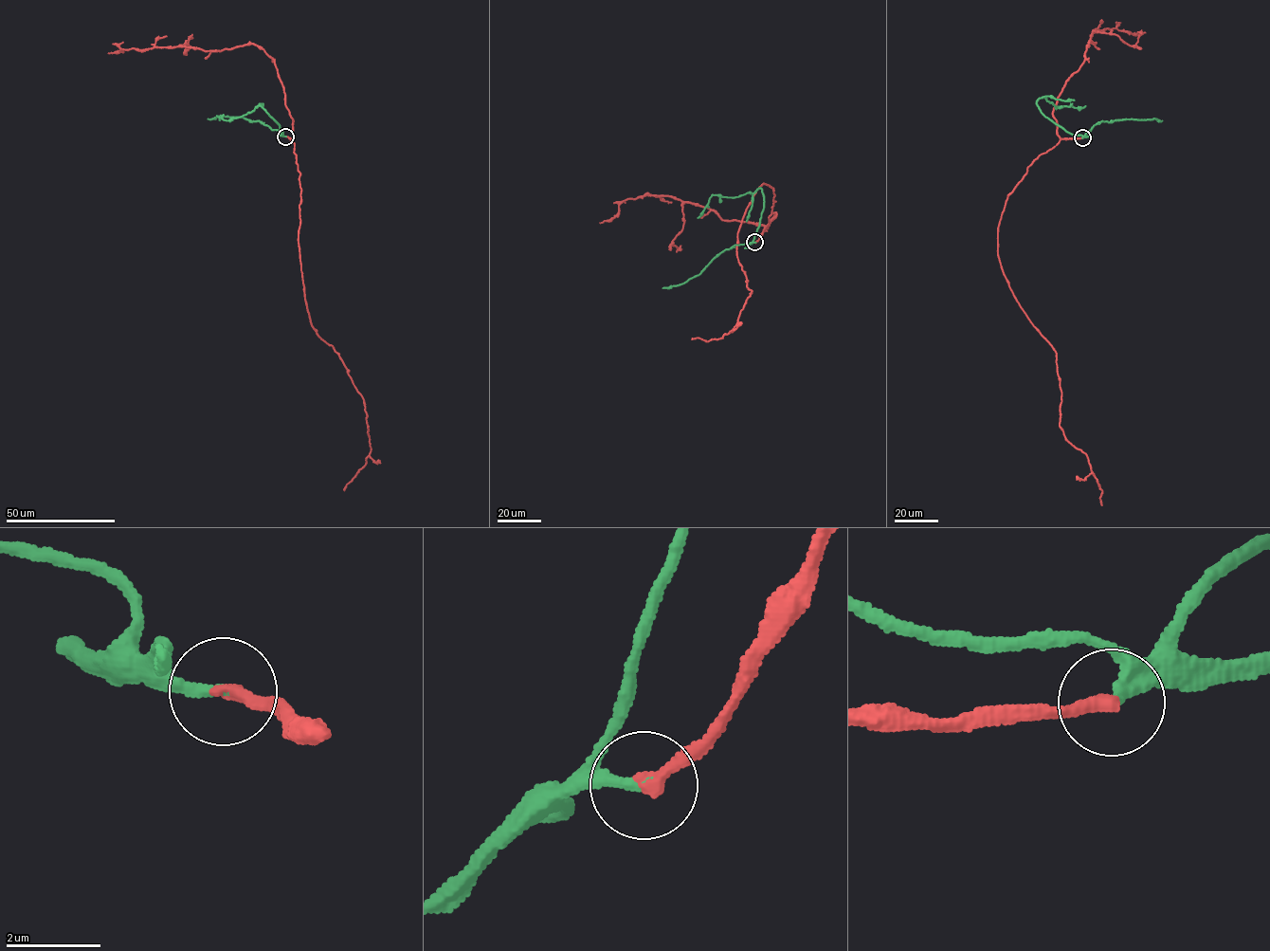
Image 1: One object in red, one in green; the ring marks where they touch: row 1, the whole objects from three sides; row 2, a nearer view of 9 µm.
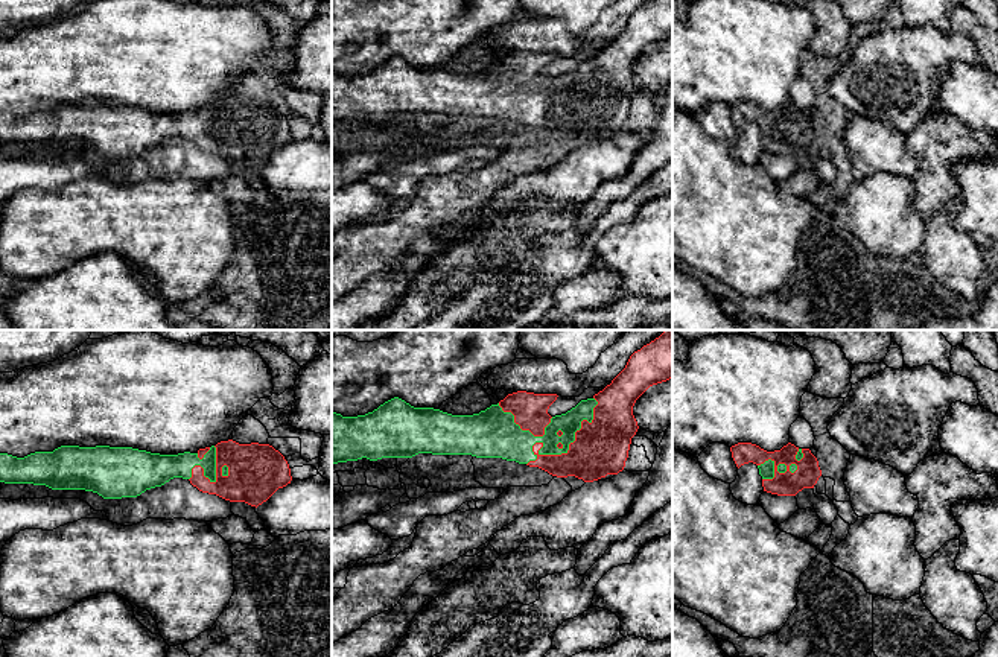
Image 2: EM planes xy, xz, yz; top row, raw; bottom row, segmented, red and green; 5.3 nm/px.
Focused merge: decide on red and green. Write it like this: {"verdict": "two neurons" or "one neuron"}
{"verdict": "one neuron"}

